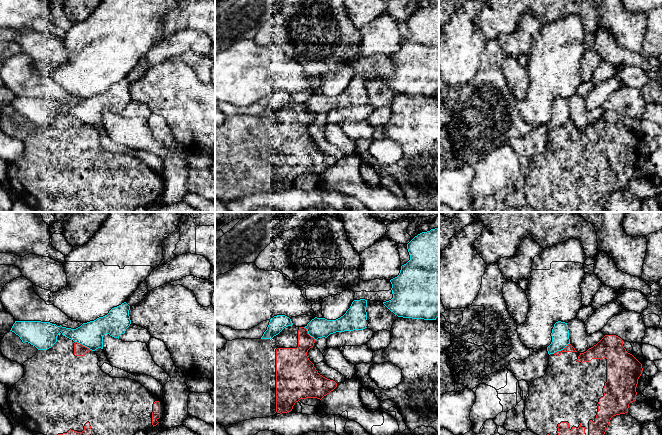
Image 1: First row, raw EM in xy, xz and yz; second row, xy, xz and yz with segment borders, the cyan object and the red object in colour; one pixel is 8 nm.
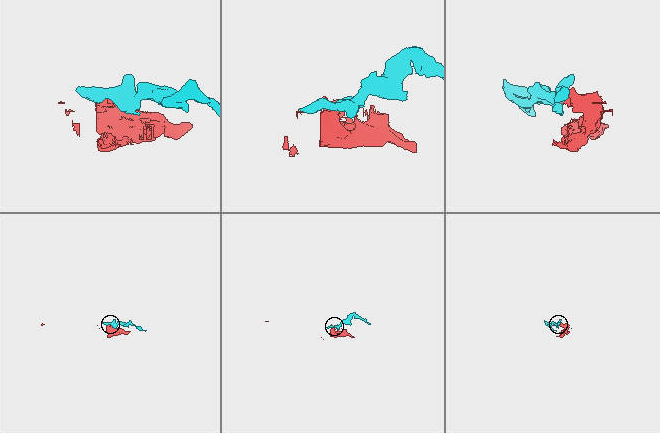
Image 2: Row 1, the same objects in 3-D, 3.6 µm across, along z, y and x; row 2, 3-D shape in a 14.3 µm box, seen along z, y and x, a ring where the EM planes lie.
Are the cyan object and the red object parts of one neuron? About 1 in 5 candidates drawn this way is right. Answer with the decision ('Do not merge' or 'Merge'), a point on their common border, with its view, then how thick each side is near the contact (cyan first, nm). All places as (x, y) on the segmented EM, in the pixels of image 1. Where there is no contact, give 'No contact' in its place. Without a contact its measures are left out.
Do not merge. Touches cyan at xy (84, 345). Thickness 200 nm (cyan) against 100 nm

